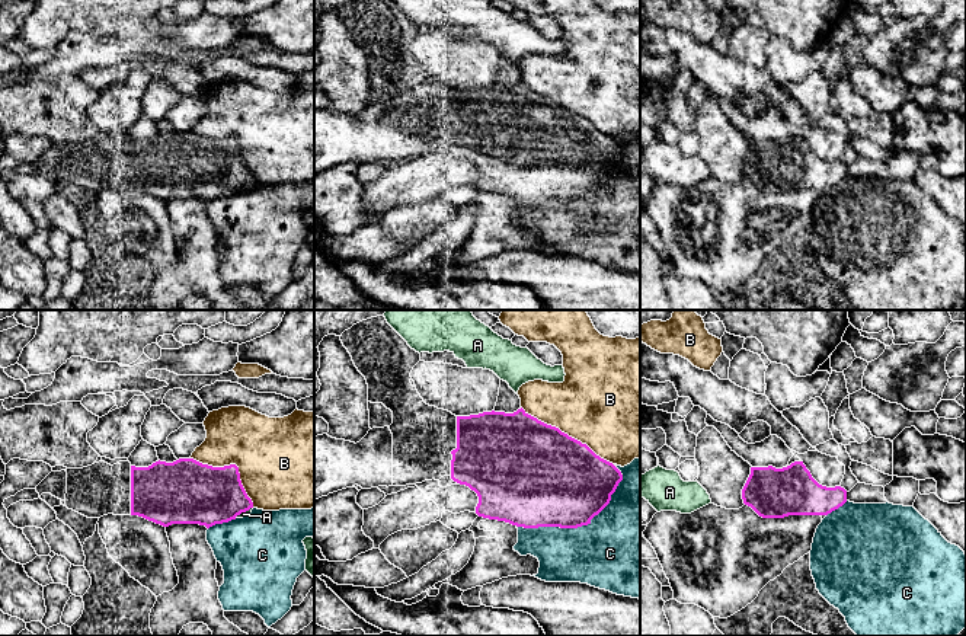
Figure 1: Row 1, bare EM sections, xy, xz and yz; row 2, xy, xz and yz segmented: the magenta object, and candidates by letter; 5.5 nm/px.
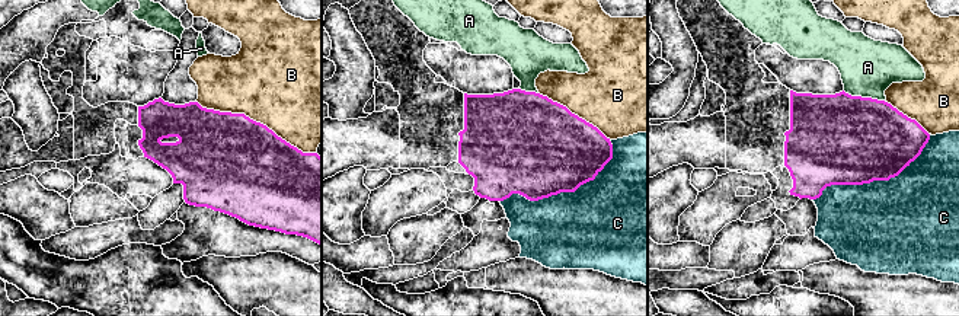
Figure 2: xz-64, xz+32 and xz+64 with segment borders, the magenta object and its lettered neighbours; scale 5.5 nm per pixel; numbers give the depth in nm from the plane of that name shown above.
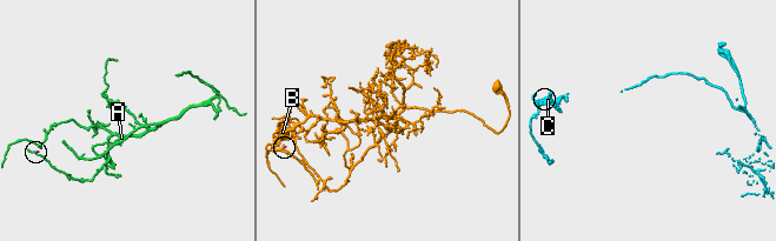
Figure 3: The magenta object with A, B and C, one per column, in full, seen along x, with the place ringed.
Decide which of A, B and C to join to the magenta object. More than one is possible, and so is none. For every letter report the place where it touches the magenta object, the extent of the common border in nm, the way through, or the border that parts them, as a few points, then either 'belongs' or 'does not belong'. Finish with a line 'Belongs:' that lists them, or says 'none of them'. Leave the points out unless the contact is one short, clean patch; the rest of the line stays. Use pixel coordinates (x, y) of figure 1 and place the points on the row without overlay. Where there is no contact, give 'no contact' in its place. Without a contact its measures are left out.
A: contact xy (243, 185); length 120 nm; border xy (252, 181), (234, 191); does not belong
B: contact xz (566, 108); length 600 nm; does not belong
C: contact xz (578, 200); length 650 nm; does not belong
Belongs: none of them

